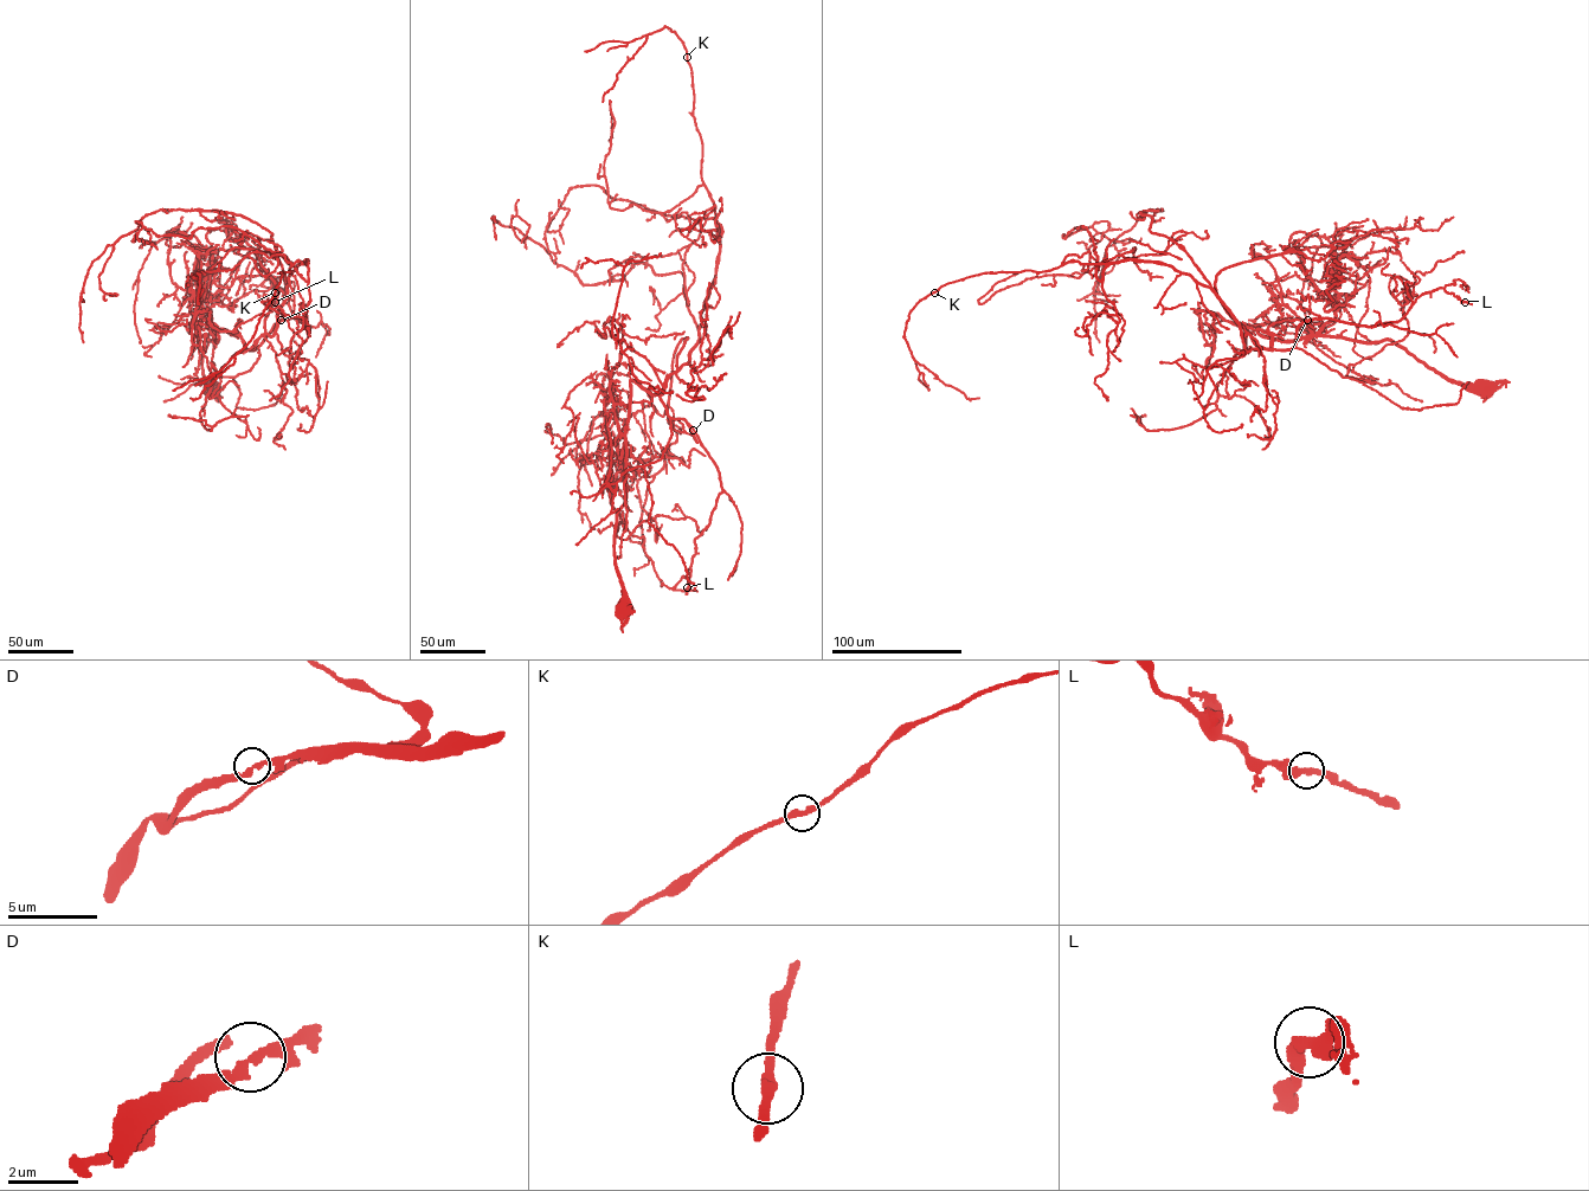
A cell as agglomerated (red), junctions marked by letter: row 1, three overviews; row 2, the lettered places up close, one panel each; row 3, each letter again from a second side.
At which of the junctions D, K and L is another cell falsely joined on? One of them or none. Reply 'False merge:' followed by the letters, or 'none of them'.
False merge: none of them

